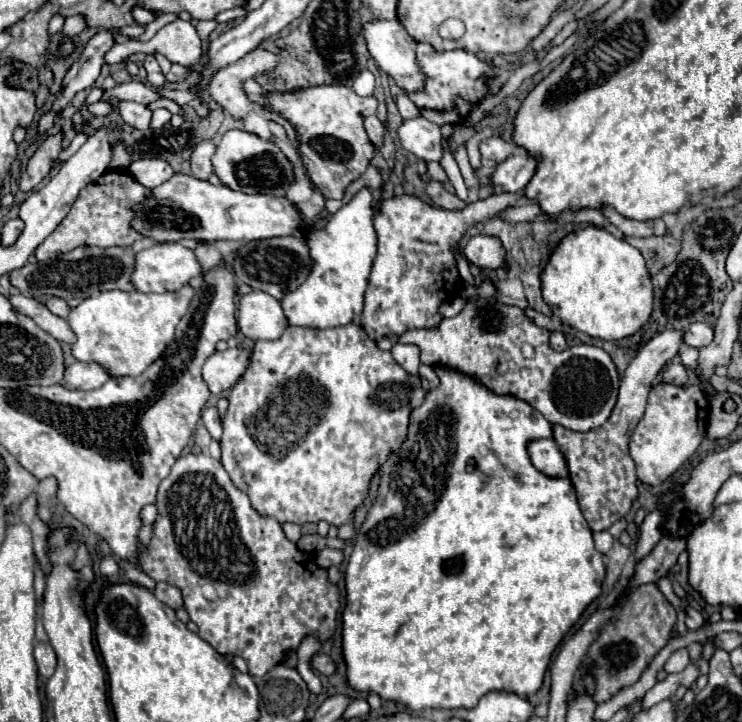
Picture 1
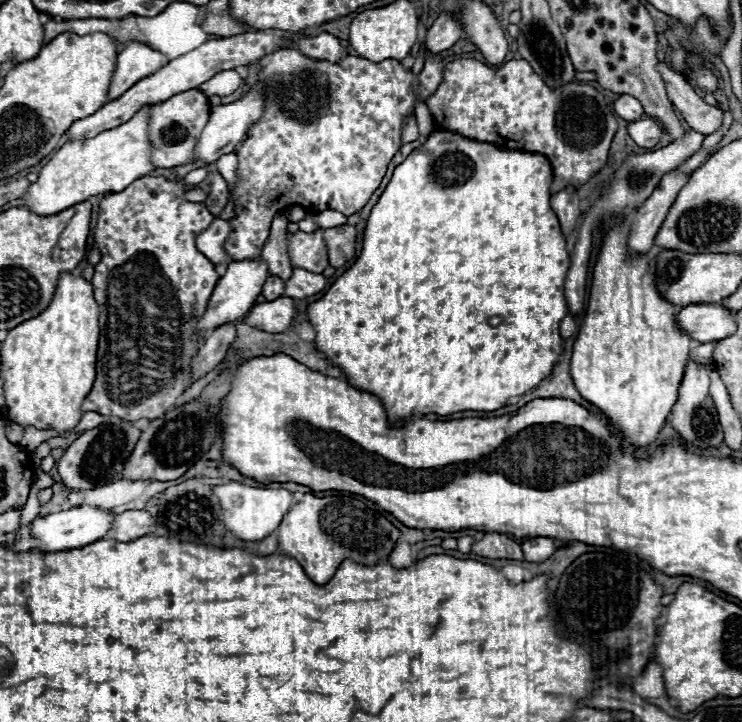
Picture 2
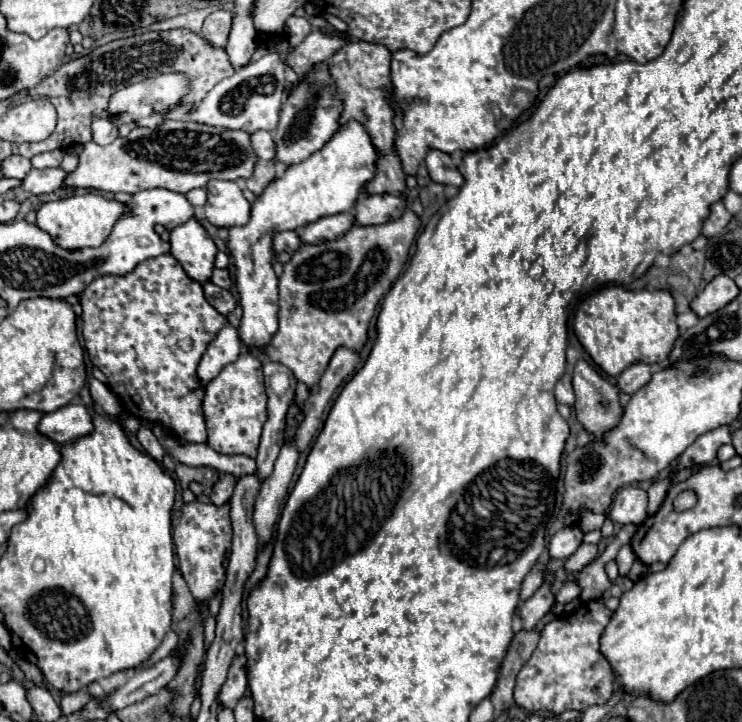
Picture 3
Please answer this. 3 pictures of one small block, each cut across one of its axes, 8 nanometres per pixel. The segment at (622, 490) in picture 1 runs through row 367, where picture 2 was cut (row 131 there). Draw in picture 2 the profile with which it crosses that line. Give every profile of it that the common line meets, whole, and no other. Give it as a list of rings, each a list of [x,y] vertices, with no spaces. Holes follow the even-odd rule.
[[[640,118],[628,126],[628,134],[642,148],[654,148],[662,138],[662,126],[652,118]]]

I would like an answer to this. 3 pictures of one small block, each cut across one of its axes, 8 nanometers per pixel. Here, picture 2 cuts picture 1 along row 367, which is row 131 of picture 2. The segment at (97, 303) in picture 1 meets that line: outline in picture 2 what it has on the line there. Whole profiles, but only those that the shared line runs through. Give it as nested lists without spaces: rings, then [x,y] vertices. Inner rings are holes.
[[[144,104],[128,122],[104,130],[94,138],[70,140],[66,142],[52,160],[40,170],[38,180],[30,184],[28,194],[24,196],[26,206],[40,214],[56,214],[72,204],[84,202],[90,196],[104,192],[122,192],[140,176],[146,176],[154,170],[150,162],[150,138],[148,138],[148,110],[152,104]]]

